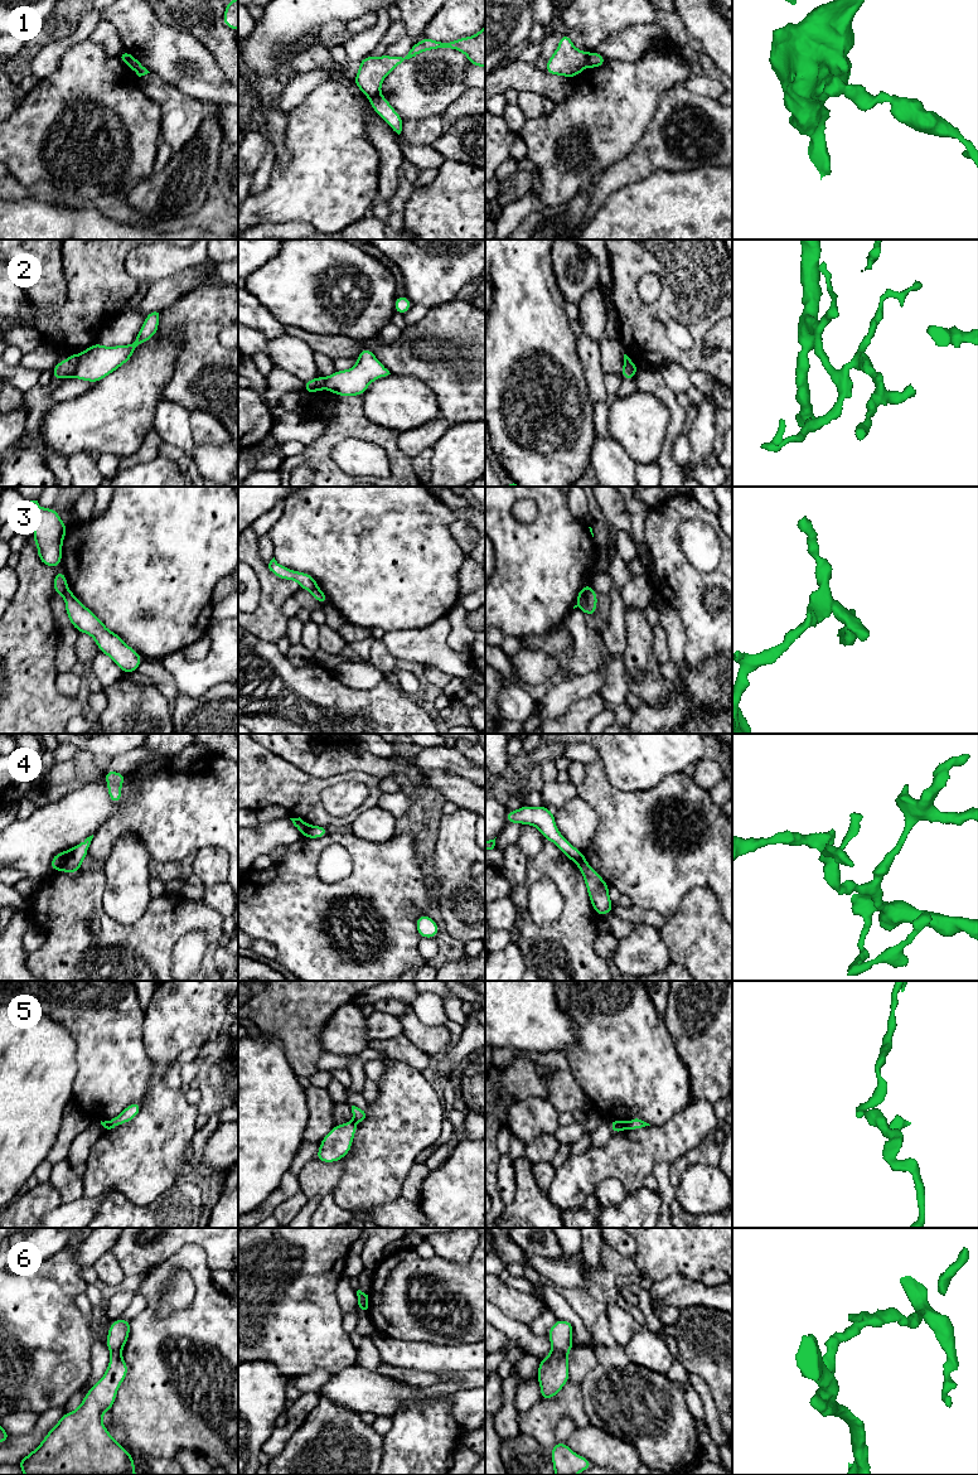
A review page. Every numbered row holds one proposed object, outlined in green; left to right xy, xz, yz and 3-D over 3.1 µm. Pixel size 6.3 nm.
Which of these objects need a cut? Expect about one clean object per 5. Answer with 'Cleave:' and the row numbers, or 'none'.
Cleave: 1, 2, 3, 4, 5, 6

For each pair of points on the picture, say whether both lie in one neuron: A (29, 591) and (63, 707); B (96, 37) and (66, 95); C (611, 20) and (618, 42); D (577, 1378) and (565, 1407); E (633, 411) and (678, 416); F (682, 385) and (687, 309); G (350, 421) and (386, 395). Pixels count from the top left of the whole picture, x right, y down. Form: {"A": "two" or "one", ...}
{"A": "one", "B": "two", "C": "two", "D": "two", "E": "two", "F": "two", "G": "two"}

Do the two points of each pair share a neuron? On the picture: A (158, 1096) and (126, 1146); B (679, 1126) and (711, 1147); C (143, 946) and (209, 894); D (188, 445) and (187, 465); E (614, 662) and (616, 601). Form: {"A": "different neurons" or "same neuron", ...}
{"A": "same neuron", "B": "different neurons", "C": "different neurons", "D": "different neurons", "E": "same neuron"}

